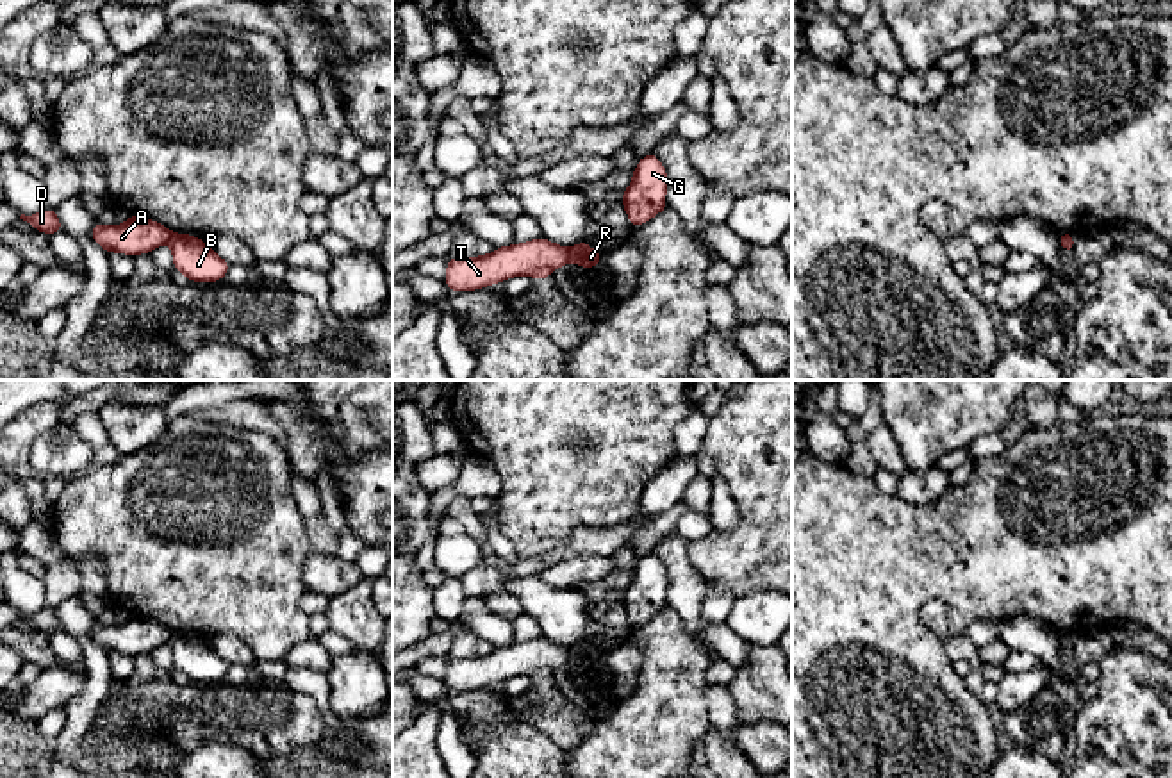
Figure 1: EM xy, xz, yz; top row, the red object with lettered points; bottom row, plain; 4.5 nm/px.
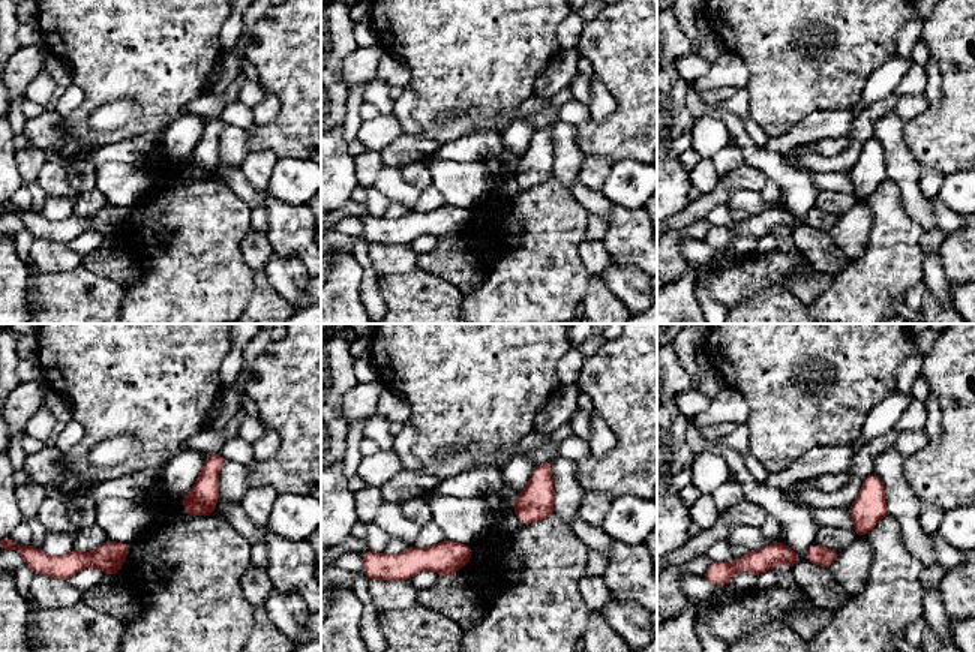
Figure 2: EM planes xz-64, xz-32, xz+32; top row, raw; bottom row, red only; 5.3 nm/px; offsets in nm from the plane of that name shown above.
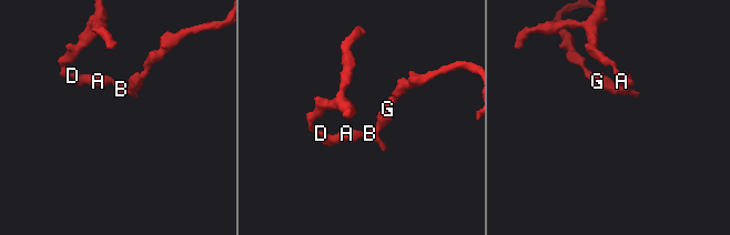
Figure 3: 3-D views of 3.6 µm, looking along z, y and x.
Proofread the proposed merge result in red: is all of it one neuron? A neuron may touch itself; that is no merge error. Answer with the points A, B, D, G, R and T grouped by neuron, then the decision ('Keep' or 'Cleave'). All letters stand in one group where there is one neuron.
Groups: A D T / B G R. Cleave

